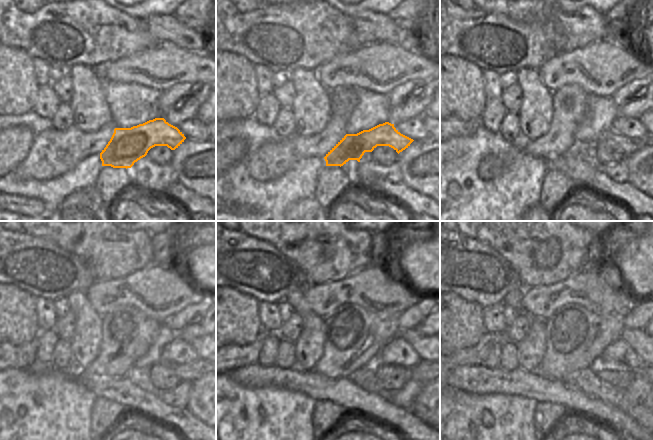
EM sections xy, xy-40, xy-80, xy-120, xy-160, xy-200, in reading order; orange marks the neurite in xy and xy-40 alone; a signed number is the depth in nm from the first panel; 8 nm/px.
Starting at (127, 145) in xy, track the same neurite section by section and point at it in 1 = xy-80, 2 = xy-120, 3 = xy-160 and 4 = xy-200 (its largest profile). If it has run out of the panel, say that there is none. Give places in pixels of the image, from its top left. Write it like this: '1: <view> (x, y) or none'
1: xy-80 (627, 145)
2: xy-120 (194, 370)
3: xy-160 (419, 373)
4: xy-200 (643, 368)

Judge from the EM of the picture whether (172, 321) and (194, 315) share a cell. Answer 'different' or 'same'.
same

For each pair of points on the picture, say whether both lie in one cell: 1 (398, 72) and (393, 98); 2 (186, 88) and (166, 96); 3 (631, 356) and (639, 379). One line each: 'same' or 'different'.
1: different
2: same
3: different

